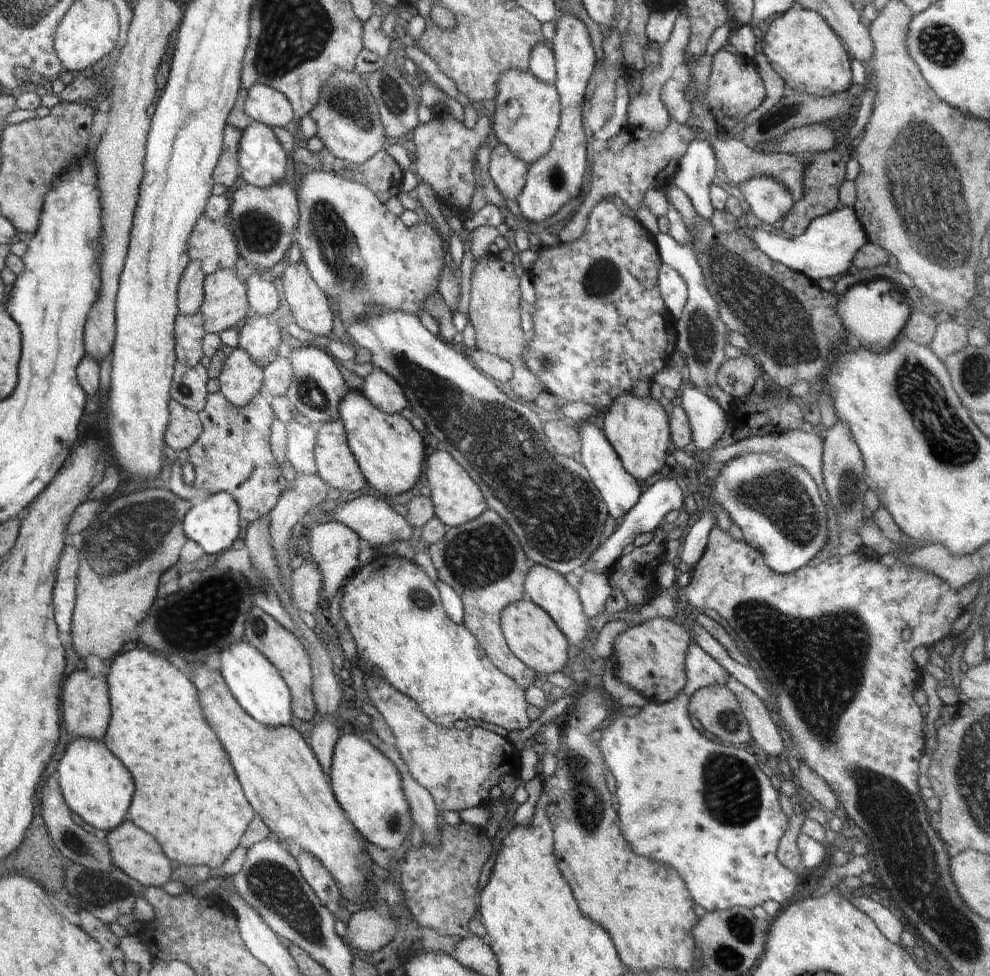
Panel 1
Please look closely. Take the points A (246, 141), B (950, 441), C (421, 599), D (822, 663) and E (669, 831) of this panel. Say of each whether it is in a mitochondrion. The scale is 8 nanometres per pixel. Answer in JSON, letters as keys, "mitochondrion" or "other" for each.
{"A":"other","B":"mitochondrion","C":"mitochondrion","D":"mitochondrion","E":"other"}

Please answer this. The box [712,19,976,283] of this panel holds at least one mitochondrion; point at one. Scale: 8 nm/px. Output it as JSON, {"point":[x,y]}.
{"point":[940,44]}

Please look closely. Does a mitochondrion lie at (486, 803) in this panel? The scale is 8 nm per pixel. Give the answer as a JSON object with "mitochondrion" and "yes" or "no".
{"mitochondrion":"no"}

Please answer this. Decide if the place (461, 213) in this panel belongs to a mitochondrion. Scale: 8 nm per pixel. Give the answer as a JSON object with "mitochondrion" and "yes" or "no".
{"mitochondrion":"no"}

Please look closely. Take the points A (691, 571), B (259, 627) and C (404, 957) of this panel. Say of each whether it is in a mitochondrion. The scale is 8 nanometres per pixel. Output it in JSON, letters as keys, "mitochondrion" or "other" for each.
{"A":"other","B":"mitochondrion","C":"other"}

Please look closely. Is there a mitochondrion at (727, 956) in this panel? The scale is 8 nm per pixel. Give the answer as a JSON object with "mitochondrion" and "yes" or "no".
{"mitochondrion":"yes"}

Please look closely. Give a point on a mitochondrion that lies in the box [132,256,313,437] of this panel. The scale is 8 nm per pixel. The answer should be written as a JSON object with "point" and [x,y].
{"point":[185,389]}

